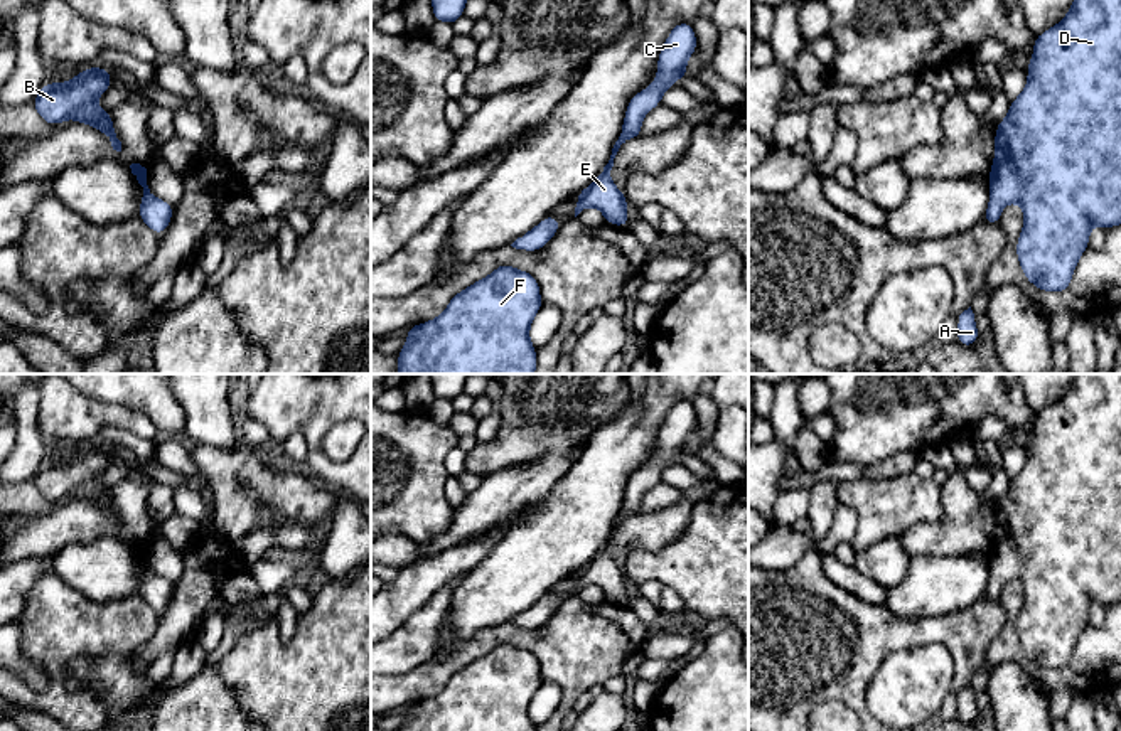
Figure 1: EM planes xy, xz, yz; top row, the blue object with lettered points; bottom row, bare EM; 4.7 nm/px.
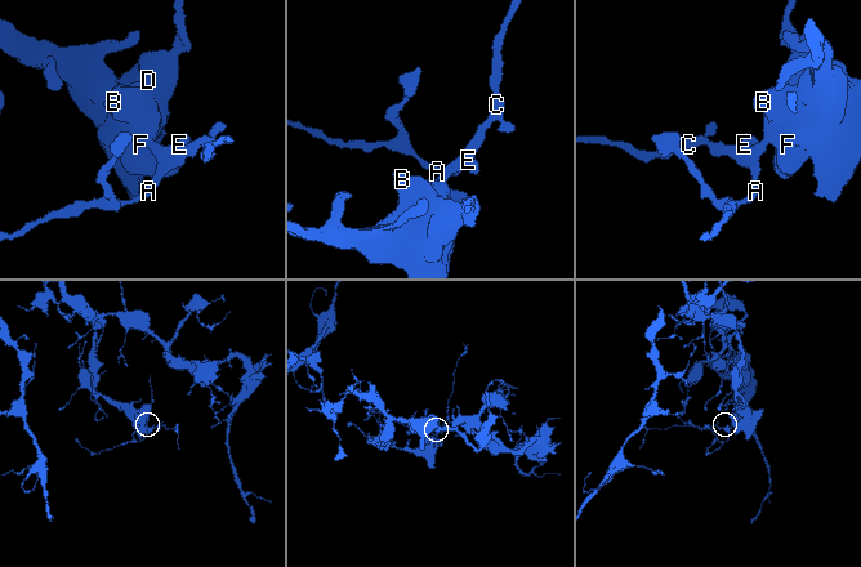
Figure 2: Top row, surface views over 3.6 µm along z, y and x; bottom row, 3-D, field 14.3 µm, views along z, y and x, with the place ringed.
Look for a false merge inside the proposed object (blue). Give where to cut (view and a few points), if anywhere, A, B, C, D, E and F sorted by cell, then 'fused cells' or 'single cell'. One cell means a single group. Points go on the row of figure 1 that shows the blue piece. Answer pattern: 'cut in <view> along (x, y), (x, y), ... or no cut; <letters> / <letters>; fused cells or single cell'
no cut; A B C D E F; single cell

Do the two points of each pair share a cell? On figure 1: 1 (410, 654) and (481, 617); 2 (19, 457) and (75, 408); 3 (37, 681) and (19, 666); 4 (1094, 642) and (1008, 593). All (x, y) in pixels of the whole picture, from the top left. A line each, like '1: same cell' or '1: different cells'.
1: different cells
2: different cells
3: same cell
4: same cell

